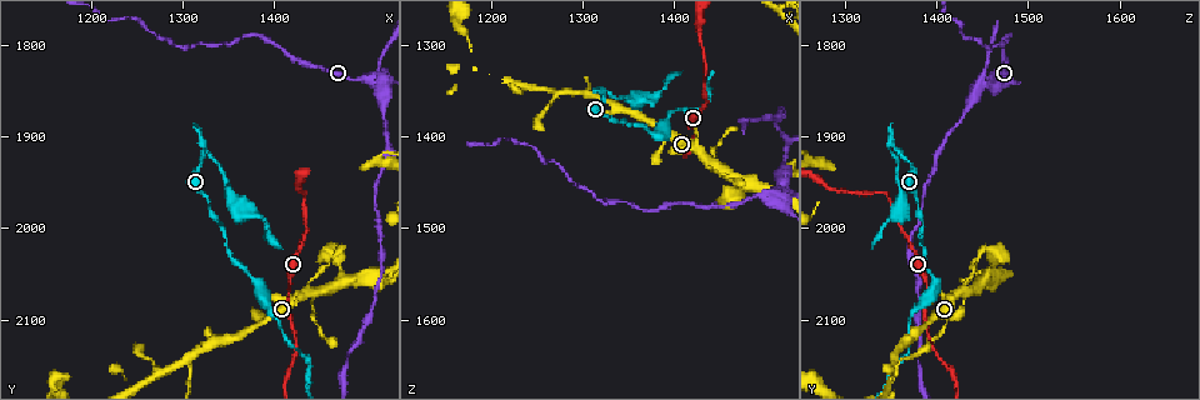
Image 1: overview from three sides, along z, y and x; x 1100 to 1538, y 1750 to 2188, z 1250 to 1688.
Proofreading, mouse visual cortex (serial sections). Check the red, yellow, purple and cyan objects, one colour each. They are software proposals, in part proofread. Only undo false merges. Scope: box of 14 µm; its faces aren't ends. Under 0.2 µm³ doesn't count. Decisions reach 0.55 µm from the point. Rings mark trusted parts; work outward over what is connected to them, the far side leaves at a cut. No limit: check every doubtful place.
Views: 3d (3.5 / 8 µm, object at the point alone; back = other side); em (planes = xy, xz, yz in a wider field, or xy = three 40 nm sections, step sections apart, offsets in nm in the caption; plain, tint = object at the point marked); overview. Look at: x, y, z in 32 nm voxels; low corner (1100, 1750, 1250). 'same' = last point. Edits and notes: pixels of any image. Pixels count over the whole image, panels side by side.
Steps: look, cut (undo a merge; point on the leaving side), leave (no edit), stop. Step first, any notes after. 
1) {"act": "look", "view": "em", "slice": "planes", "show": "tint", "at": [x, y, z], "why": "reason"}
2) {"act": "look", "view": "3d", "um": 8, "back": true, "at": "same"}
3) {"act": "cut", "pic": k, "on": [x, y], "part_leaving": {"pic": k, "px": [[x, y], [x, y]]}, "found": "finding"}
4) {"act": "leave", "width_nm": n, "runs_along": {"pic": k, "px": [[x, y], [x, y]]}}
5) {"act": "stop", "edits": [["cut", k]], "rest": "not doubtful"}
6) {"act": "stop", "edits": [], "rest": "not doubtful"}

{"act": "look", "view": "3d", "um": 8, "at": [1520, 1835, 1450]}

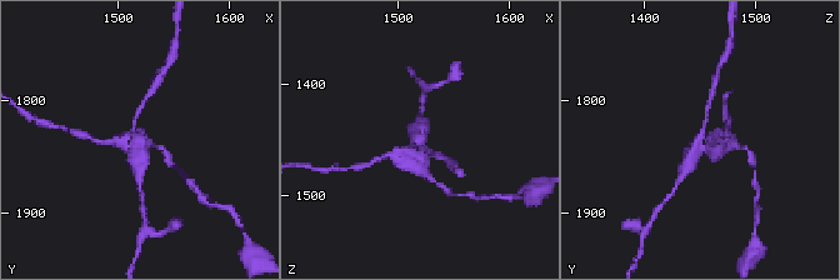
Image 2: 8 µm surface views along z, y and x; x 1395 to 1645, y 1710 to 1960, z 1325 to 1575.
{"act": "look", "view": "3d", "um": 3.5, "at": [1516, 1832, 1450], "why": "zoom in"}

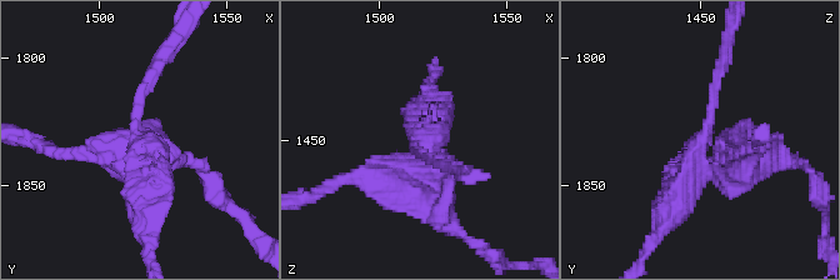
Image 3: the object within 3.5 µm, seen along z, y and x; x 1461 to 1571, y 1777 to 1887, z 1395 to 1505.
{"act": "cut", "pic": 3, "on": [669, 183], "part_leaving": {"pic": 3, "px": [[708, 165], [681, 185], [640, 261]]}, "found": "two cells meet here"}

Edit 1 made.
{"act": "look", "view": "overview"}

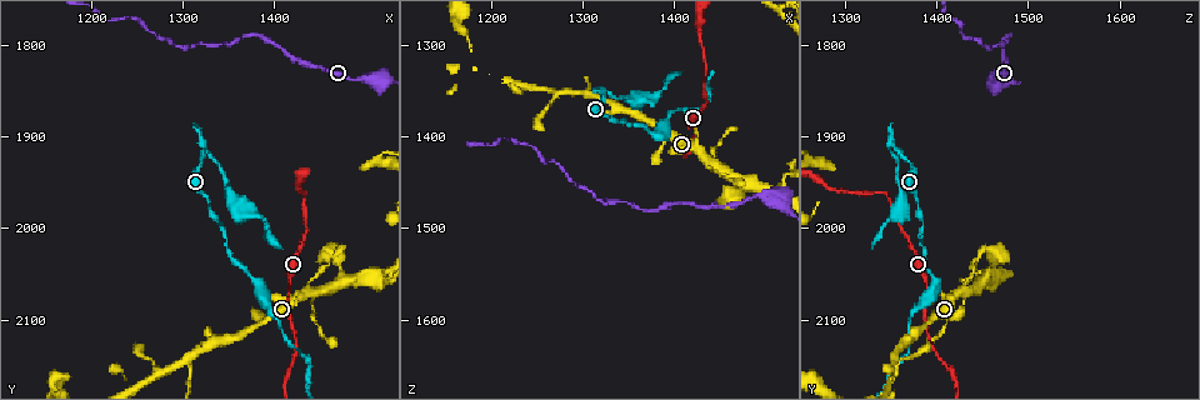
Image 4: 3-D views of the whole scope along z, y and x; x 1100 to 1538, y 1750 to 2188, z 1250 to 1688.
{"act": "look", "view": "3d", "um": 3.5, "at": [1320, 1910, 1355], "why": "sharp bend"}

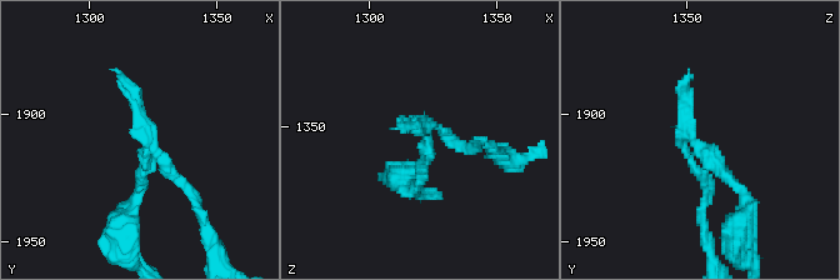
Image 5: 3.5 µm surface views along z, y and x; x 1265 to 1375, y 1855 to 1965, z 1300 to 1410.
{"act": "look", "view": "em", "slice": "xy", "step": 1, "show": "tint", "at": [1324, 1909, 1352]}

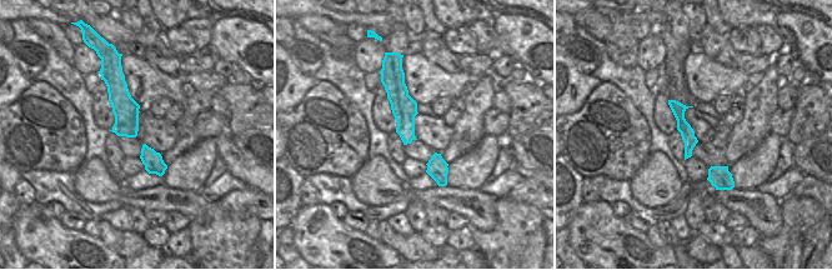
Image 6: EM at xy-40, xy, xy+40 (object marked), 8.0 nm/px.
{"act": "look", "view": "em", "slice": "xy", "step": 2, "show": "tint", "at": "same", "why": "another direction"}

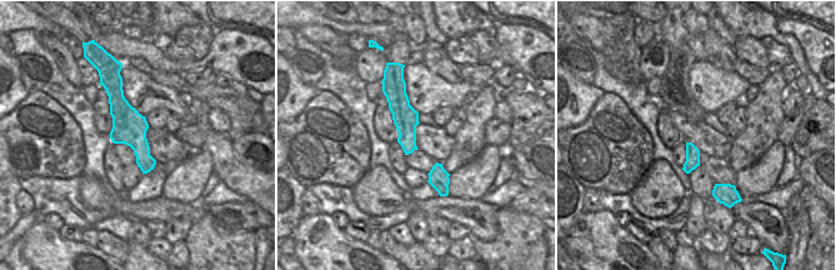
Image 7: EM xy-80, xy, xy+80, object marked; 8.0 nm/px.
{"act": "cut", "pic": 5, "on": [138, 101], "part_leaving": {"pic": 5, "px": [[146, 143], [189, 189], [204, 228]]}, "found": "two cells meet here"}

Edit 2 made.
{"act": "look", "view": "3d", "um": 3.5, "at": [1305, 2140, 1350], "why": "two arms in line, one across"}

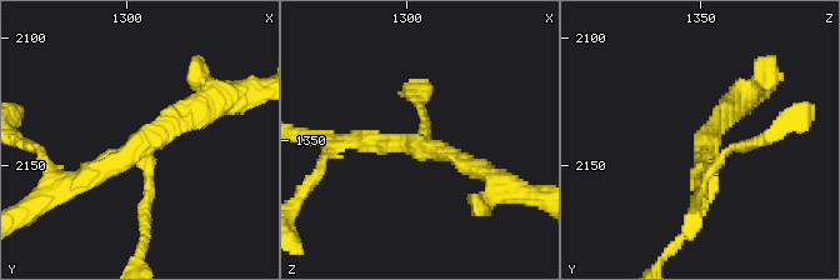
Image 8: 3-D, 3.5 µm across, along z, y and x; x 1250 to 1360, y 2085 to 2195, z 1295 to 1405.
{"act": "look", "view": "em", "slice": "planes", "show": "tint", "at": [1306, 2142, 1353], "arms": 3, "arm_widths_nm": [150, 250, 250]}

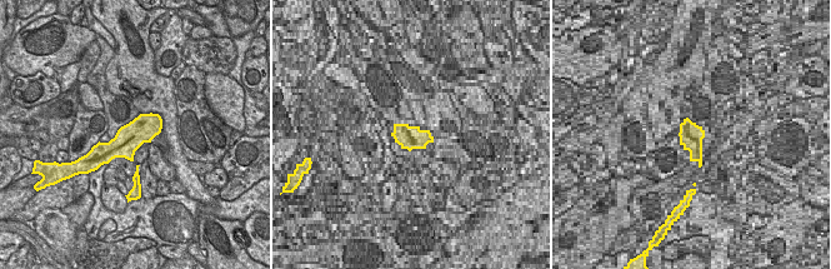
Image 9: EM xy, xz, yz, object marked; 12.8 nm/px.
{"act": "look", "view": "em", "slice": "xy", "step": 5, "show": "tint", "at": "same"}

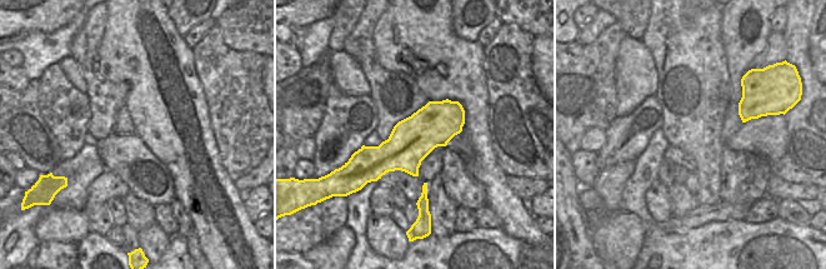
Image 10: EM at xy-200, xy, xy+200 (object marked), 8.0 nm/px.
{"act": "leave", "runs_along": {"pic": 8, "px": [[208, 103], [185, 123], [66, 184]]}, "found": "continuous, no second cell"}

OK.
{"act": "stop", "edits": [["cut", 3], ["cut", 5]], "rest": "not doubtful"}

